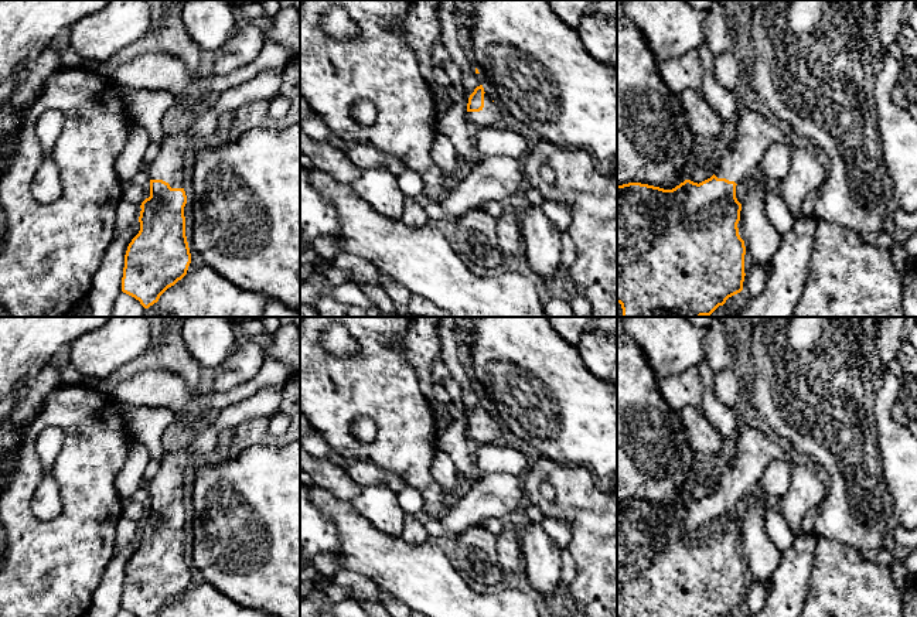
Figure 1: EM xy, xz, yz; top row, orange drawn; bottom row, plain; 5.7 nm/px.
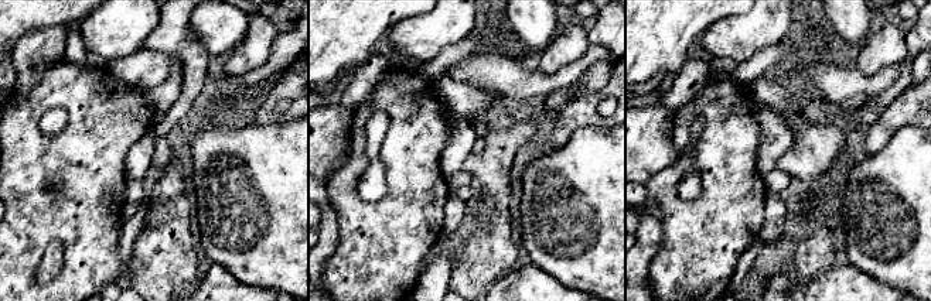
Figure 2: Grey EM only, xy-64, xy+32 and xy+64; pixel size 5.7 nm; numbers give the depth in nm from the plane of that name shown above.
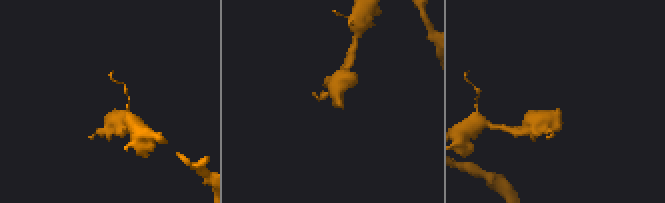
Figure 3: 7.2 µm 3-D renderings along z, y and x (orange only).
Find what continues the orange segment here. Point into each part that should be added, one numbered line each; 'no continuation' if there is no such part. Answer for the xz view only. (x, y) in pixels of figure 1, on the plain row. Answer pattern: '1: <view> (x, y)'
1: xz (490, 432)

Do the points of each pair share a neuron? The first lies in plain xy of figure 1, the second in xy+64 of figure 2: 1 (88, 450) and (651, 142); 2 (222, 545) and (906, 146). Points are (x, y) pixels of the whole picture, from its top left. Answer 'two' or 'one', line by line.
1: two
2: one

